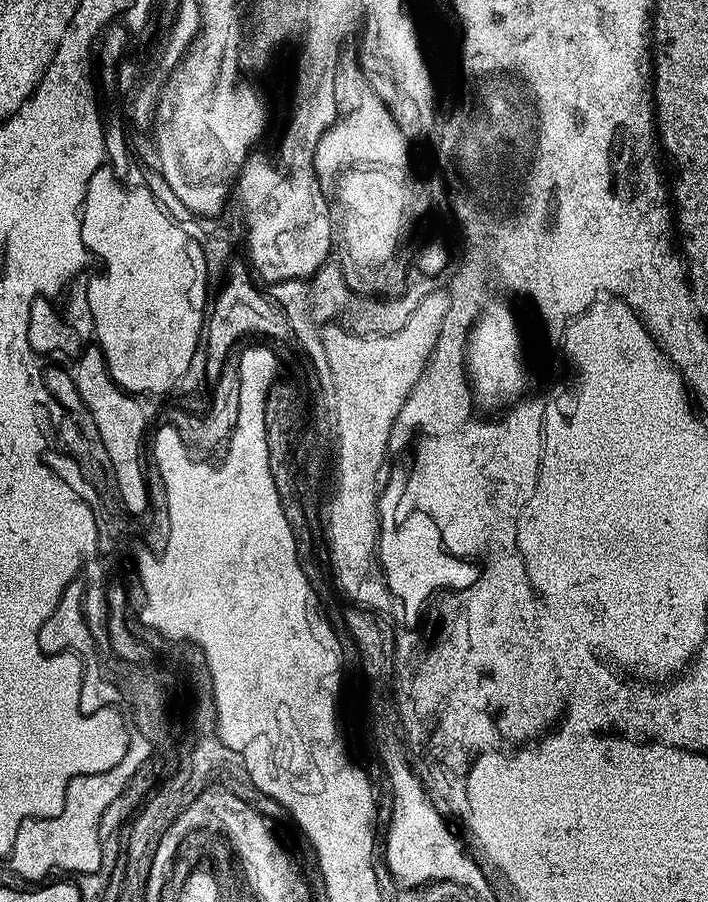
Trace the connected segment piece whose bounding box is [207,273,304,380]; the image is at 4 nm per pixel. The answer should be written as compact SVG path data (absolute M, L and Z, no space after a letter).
M231 273L225 284L221 287L221 292L212 305L211 318L207 321L210 342L208 343L207 356L207 377L215 380L224 368L226 355L229 353L231 345L236 341L250 338L252 336L264 336L272 341L270 346L275 356L280 360L286 358L302 358L303 350L300 347L299 340L287 316L281 307L272 301L264 292L263 294L256 290L251 284L249 278L244 274Z

